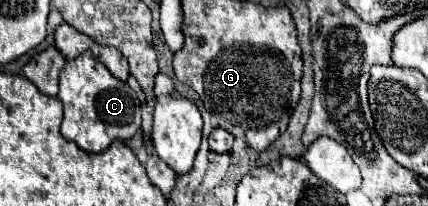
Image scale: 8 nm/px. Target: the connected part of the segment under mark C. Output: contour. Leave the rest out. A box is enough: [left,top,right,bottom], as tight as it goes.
[58,50,140,152]

